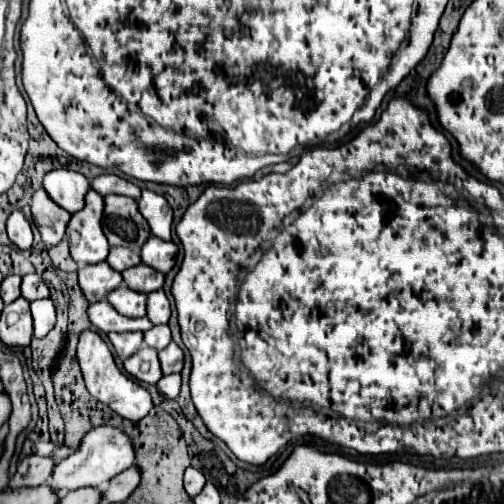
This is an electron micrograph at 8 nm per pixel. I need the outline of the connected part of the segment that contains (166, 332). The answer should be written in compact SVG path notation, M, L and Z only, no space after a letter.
M167 324L153 326L151 330L145 332L145 344L155 350L163 350L165 346L169 346L169 342L171 342L171 330Z

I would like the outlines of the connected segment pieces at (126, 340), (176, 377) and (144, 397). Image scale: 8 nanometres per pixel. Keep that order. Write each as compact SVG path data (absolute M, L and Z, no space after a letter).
M109 332L107 336L121 360L133 356L143 346L143 332L125 332L125 334Z
M169 374L169 376L163 376L159 382L157 382L157 390L163 398L167 400L175 400L179 396L179 388L181 388L181 374Z
M85 330L81 336L79 336L79 346L77 346L77 360L79 360L79 366L81 366L81 372L83 372L83 380L85 380L85 386L89 390L89 394L103 402L105 406L109 406L115 414L119 414L121 418L127 418L131 422L139 422L143 416L147 416L147 412L153 408L153 402L151 402L151 396L149 392L137 384L135 380L131 380L129 376L125 376L115 360L113 360L113 354L111 350L107 348L107 344L101 340L101 336L93 330Z

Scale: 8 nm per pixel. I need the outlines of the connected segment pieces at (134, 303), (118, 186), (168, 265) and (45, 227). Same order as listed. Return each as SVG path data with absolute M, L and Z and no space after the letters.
M125 284L115 288L113 292L109 292L107 300L113 304L115 310L119 310L119 314L127 316L127 318L141 318L145 316L145 300L147 296L135 290L129 290Z
M101 174L101 176L95 176L91 180L91 188L97 190L99 194L107 196L107 194L119 194L119 196L129 196L129 198L139 198L141 196L141 188L131 184L129 180L121 178L121 176L115 176L115 174Z
M151 236L141 248L141 260L161 274L167 274L175 266L175 254L177 254L177 246L157 236Z
M39 188L33 194L31 214L33 214L33 224L37 226L45 246L47 248L57 246L65 236L65 228L69 224L71 214L67 210L61 210L61 206L57 206L53 200L49 200L43 188Z

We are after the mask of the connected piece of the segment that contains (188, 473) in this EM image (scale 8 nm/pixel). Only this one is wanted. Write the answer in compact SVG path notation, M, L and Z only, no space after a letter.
M187 468L185 470L185 492L191 498L195 498L203 490L203 486L205 486L205 476L195 468Z

